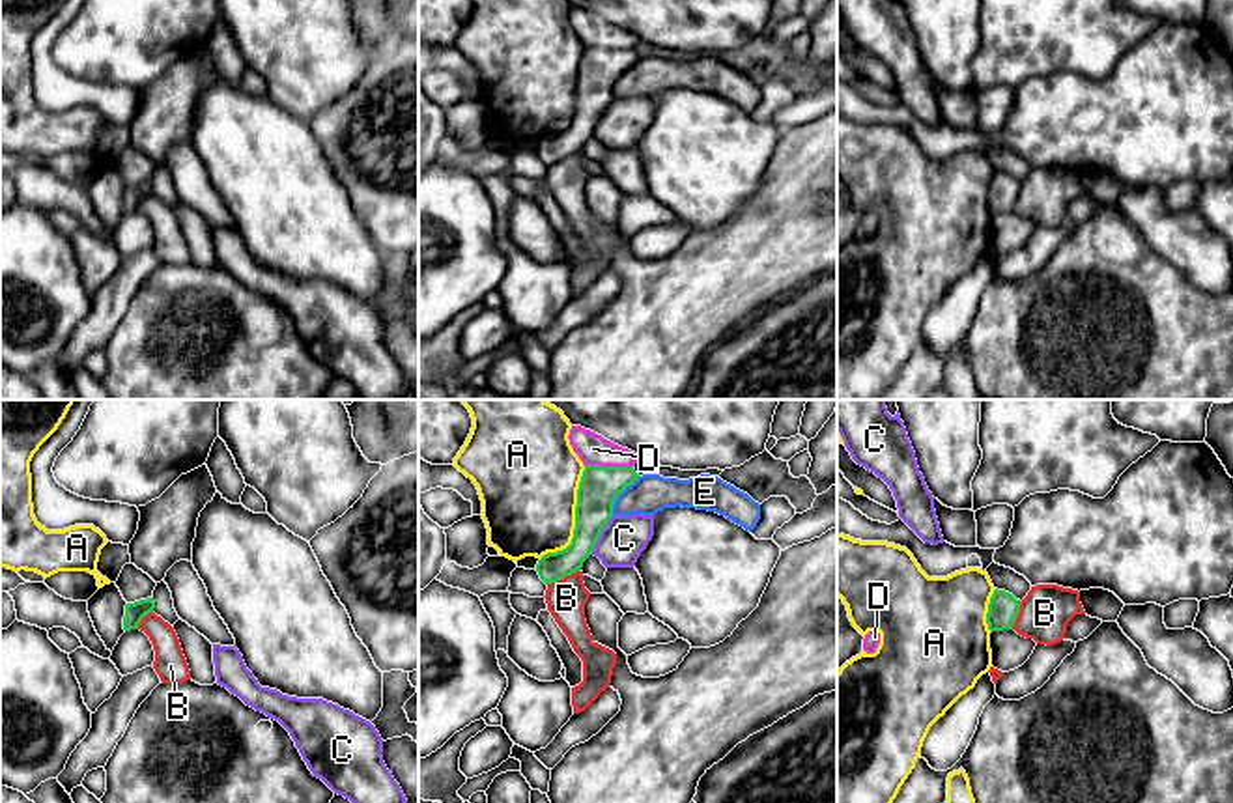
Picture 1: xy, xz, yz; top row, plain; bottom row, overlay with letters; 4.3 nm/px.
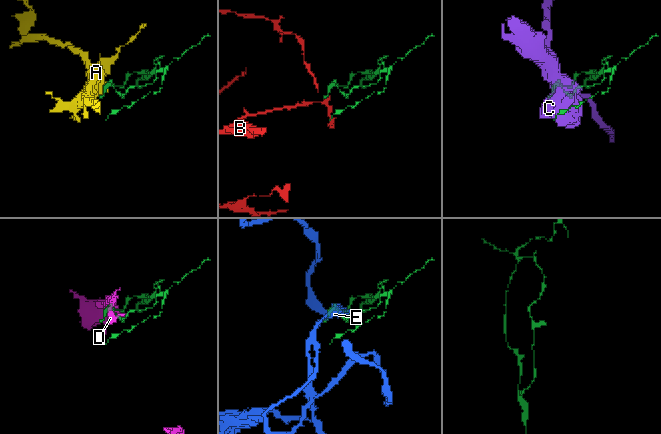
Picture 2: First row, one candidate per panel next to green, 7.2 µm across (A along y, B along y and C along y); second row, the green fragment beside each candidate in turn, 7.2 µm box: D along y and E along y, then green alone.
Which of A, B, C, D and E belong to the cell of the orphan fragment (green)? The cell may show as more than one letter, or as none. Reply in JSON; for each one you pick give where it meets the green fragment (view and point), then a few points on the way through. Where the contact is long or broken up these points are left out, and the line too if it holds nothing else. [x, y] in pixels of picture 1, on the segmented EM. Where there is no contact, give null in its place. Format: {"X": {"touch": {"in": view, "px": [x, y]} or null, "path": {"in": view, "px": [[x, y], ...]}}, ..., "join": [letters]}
{"join": []}

